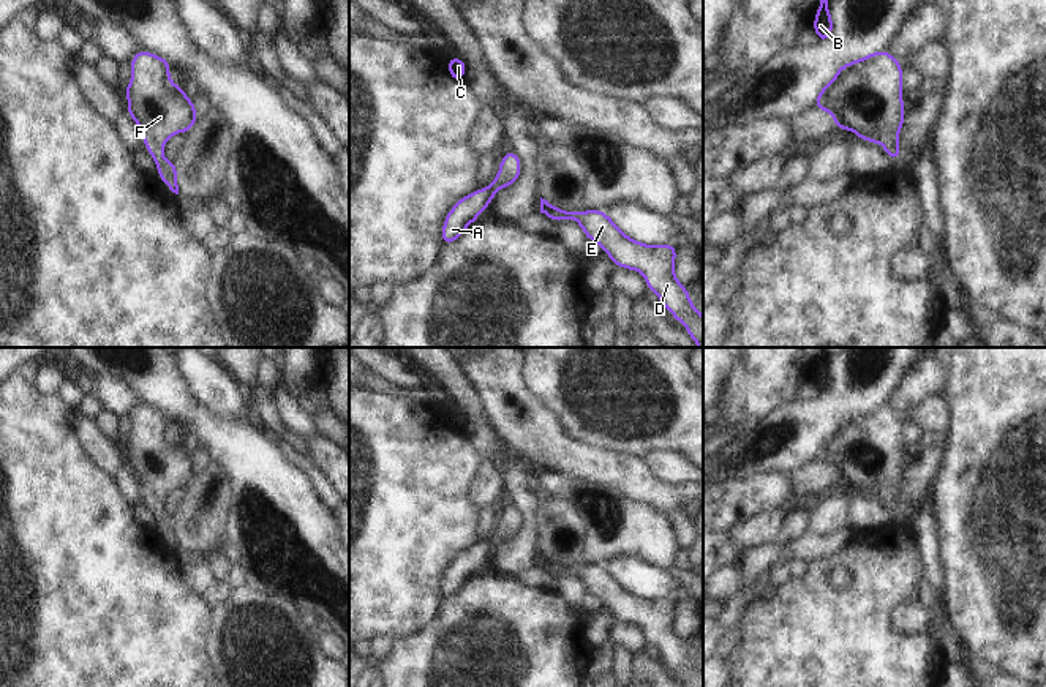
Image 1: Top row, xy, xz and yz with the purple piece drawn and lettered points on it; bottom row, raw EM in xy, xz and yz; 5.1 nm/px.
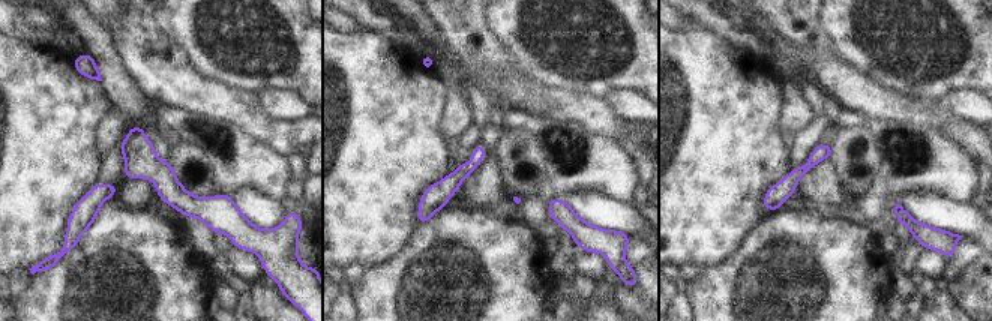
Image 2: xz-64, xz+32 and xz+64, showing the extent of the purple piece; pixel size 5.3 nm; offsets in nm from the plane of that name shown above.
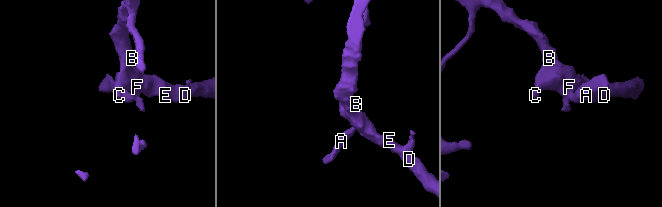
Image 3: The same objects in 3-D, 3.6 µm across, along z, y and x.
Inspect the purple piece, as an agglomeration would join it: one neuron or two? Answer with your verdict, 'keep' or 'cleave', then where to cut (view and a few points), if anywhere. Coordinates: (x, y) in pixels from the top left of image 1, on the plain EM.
keep | no cut

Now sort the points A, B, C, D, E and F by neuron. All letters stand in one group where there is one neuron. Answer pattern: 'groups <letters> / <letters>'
groups A B C D E F

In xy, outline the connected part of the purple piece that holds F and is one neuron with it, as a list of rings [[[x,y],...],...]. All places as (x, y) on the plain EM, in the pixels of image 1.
[[[141,403],[128,419],[133,431],[125,442],[128,469],[141,482],[144,501],[158,520],[158,531],[179,548],[177,516],[161,507],[167,493],[188,483],[199,474],[194,456],[169,433],[171,419],[156,407]]]

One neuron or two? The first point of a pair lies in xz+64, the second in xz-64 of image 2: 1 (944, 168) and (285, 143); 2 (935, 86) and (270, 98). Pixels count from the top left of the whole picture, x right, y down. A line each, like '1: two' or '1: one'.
1: two
2: two

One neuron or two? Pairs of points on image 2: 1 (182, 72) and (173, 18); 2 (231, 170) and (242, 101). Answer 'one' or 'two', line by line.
1: two
2: two

